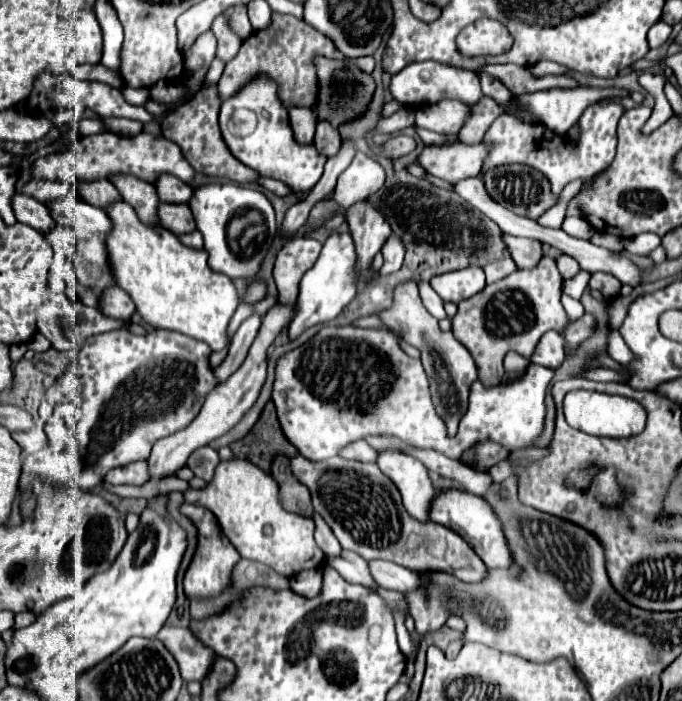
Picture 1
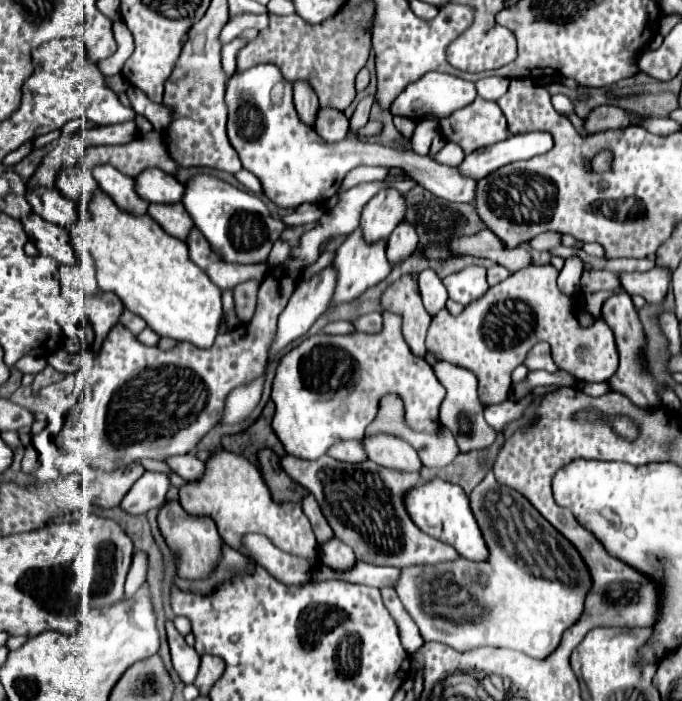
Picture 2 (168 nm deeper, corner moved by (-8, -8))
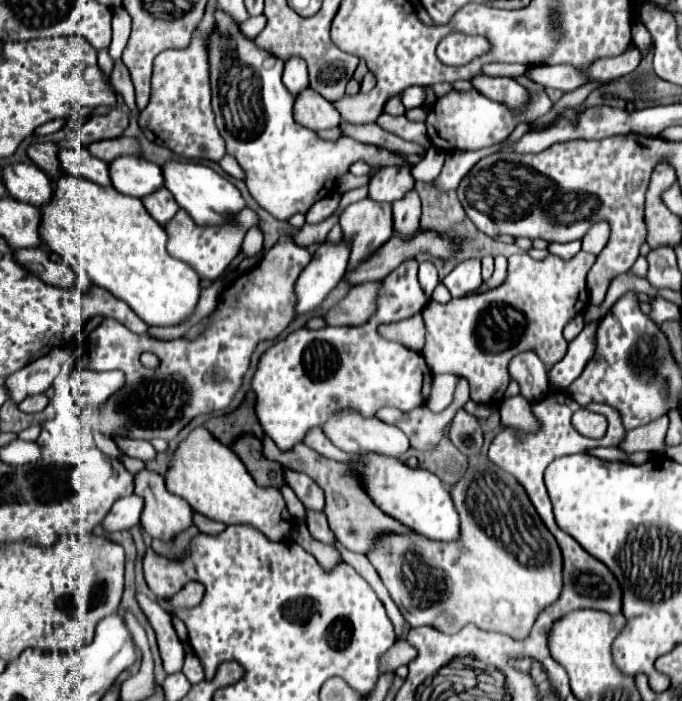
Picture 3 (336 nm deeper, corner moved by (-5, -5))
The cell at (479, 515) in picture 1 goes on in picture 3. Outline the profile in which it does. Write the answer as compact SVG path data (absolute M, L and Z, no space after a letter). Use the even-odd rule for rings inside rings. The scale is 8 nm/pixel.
M367 456L359 458L361 462L367 462L367 488L371 490L371 496L375 498L377 506L391 514L395 520L403 522L405 526L413 528L415 532L439 540L439 542L455 542L461 536L459 526L459 514L451 500L451 490L445 486L433 472L423 468L409 468L397 458L387 456Z

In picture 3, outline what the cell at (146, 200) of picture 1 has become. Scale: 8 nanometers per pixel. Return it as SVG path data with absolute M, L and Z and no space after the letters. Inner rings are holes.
M87 148L59 150L59 160L61 160L63 172L67 172L71 176L83 176L101 186L111 186L107 162L103 162L103 160L99 162L99 158L91 156L87 152Z

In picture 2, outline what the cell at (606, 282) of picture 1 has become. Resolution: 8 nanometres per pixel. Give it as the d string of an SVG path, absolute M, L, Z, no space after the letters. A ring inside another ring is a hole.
M622 293L622 295L614 295L608 301L604 301L602 319L610 325L614 337L616 337L616 349L620 355L620 365L618 365L614 377L608 379L610 391L630 397L630 401L634 401L634 405L638 405L640 409L660 409L662 407L660 389L658 389L658 383L646 363L646 351L644 351L646 349L646 335L644 335L642 323L638 319L638 311L632 305L630 295Z

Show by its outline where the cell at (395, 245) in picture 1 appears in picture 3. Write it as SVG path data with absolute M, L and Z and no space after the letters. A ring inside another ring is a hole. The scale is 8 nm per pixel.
M411 190L407 198L393 204L393 232L399 236L413 236L419 230L419 214L421 202L415 190Z

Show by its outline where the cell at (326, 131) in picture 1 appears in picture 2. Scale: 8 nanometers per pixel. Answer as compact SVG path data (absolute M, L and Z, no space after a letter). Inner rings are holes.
M320 109L318 111L318 121L314 121L314 131L324 139L324 141L340 141L348 135L348 119L342 111L338 109Z

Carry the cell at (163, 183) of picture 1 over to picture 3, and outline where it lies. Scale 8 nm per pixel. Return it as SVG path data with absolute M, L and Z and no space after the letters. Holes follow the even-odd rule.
M117 158L111 164L111 182L121 194L145 198L163 188L165 178L161 168L145 158Z

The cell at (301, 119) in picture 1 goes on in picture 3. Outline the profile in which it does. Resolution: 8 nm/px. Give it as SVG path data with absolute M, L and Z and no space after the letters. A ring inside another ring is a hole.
M289 58L285 62L285 72L283 72L283 84L287 90L297 98L305 88L309 88L309 72L307 64L301 58Z

